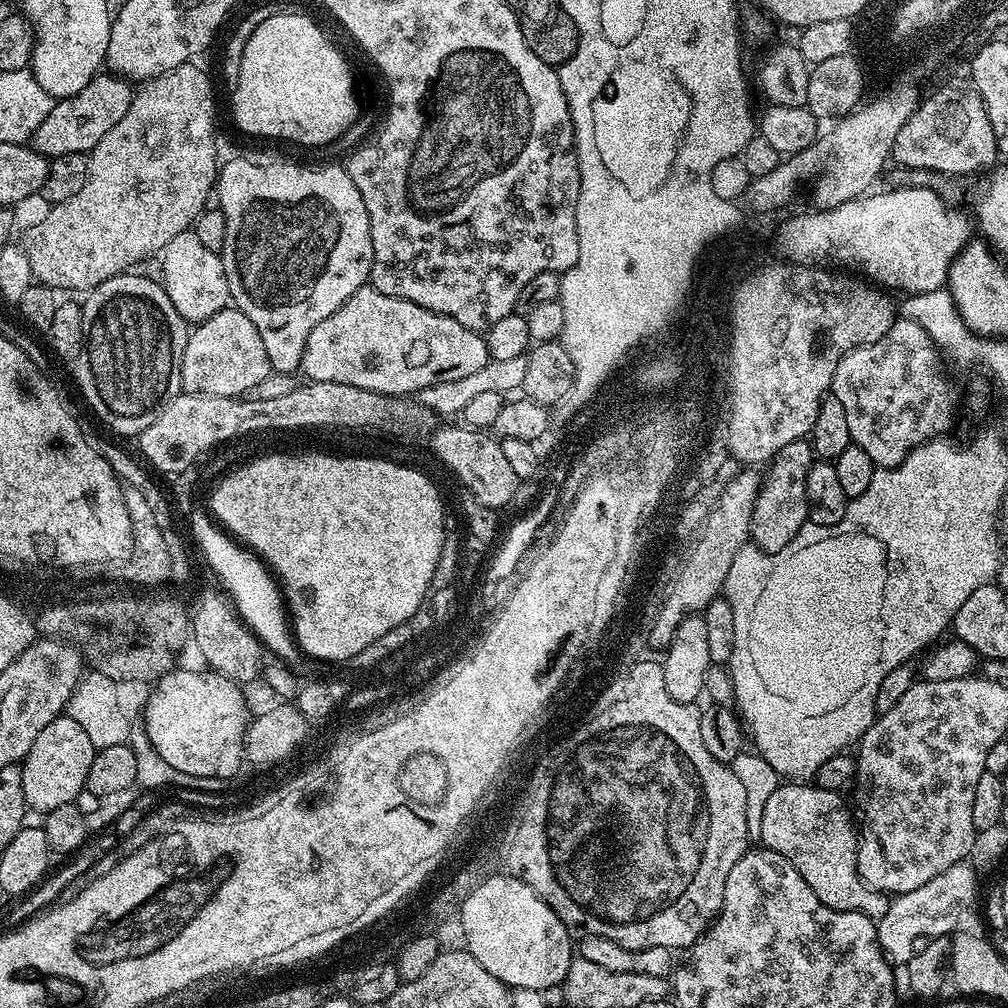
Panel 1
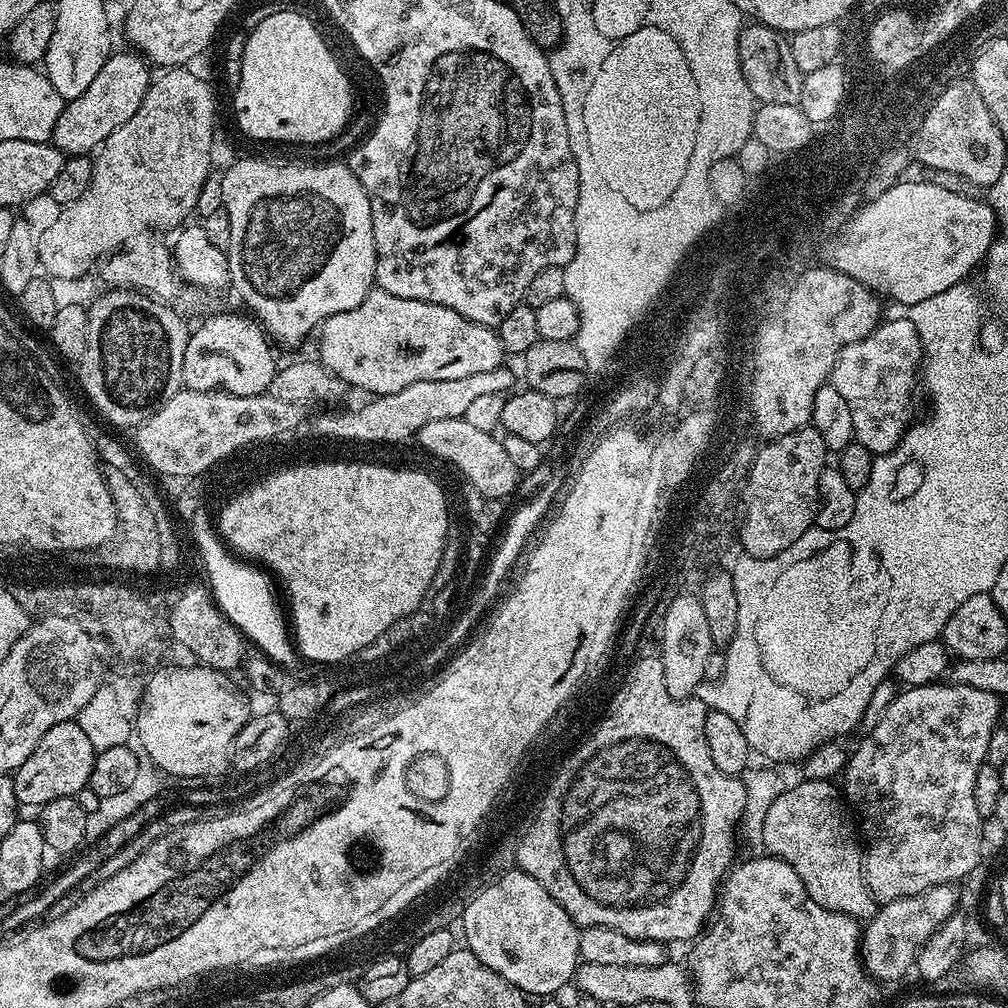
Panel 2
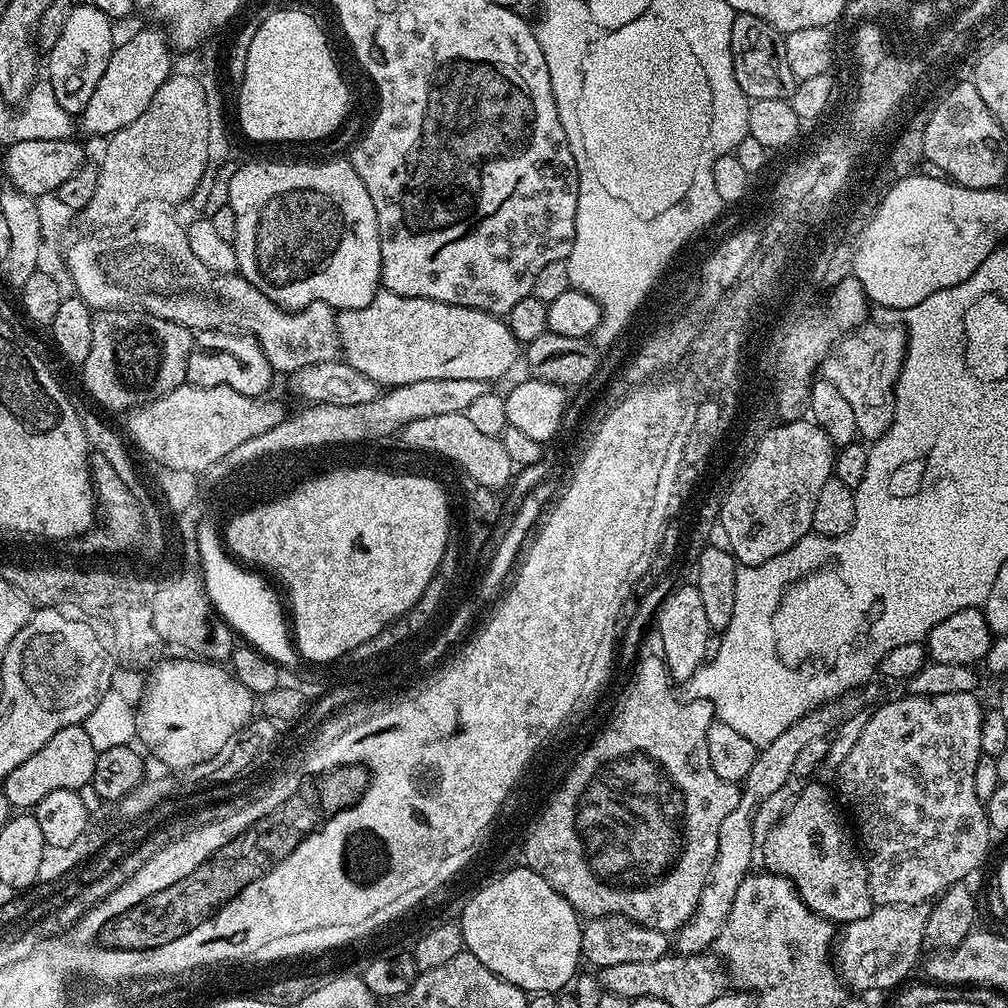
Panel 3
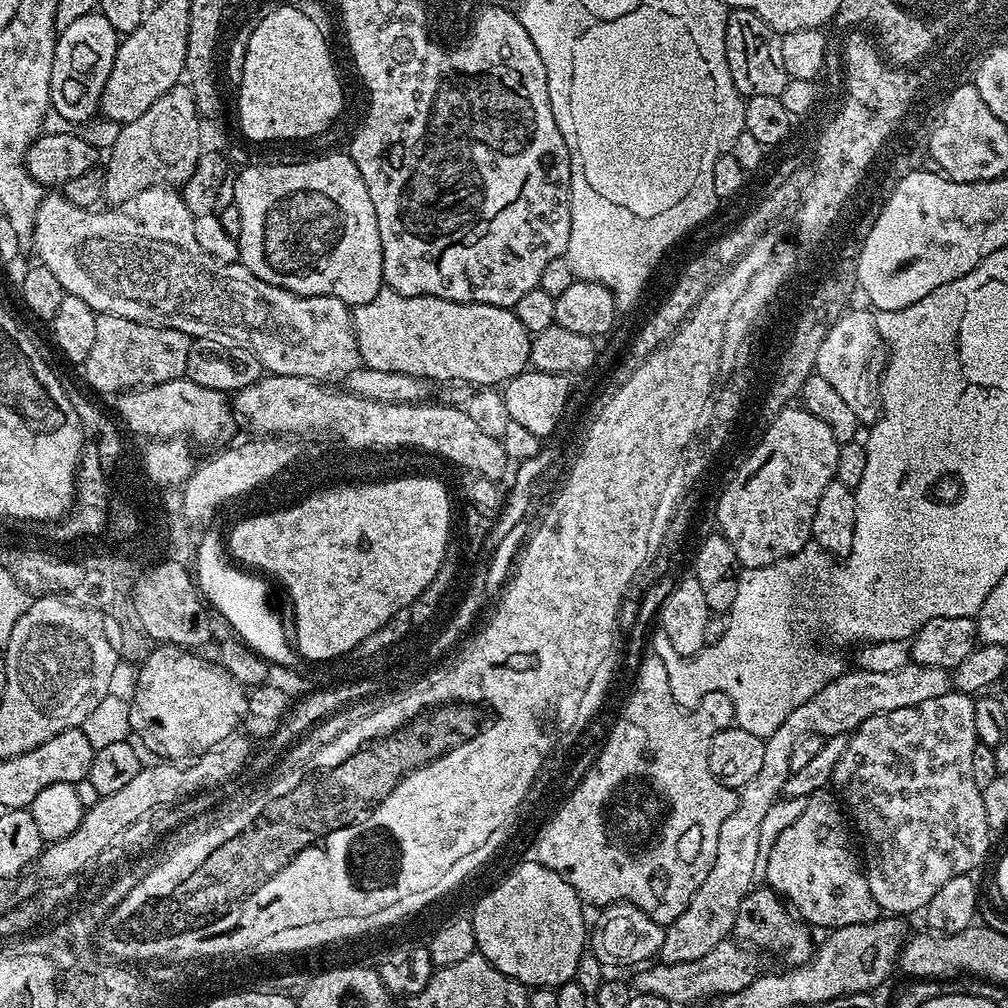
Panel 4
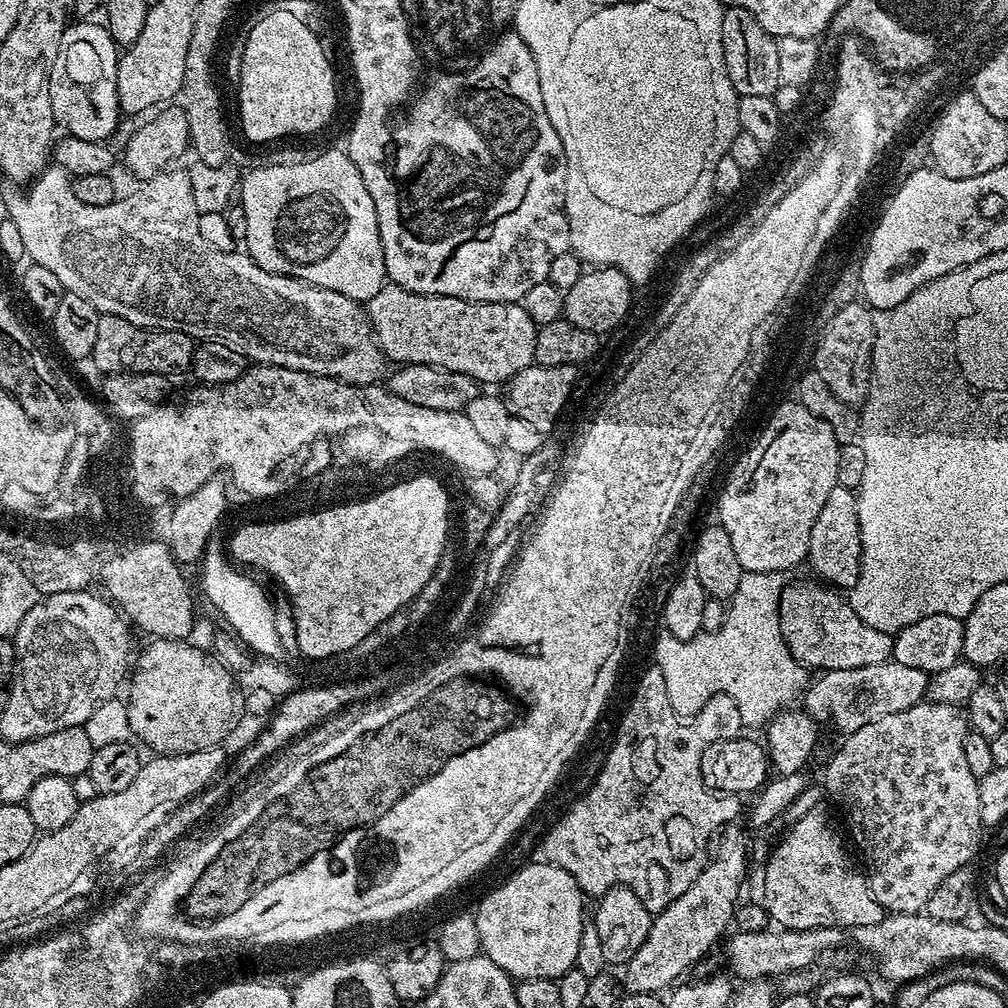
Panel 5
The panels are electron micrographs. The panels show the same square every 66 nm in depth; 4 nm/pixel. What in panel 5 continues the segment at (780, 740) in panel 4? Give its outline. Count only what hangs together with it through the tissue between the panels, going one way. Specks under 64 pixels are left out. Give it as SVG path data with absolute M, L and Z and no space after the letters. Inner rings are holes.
M895 662L878 666L858 666L858 670L830 670L816 681L809 683L802 693L803 711L817 725L833 724L840 734L857 732L886 714L898 714L910 710L910 706L921 703L928 695L929 673L914 666L902 666ZM728 840L720 853L705 864L690 890L655 913L648 937L623 965L622 986L627 993L663 993L715 946L716 939L729 931L728 923L733 923L738 911L740 883L747 868L748 856L743 846L736 840Z

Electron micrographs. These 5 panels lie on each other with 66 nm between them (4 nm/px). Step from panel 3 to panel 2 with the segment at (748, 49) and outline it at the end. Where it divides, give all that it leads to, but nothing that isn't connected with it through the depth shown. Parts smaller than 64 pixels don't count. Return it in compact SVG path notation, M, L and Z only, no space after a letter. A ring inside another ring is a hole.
M759 22L745 23L740 31L738 42L738 58L742 66L742 74L746 78L746 86L750 86L750 94L760 104L799 104L802 98L802 82L804 74L794 62L791 39L777 28L767 28Z

